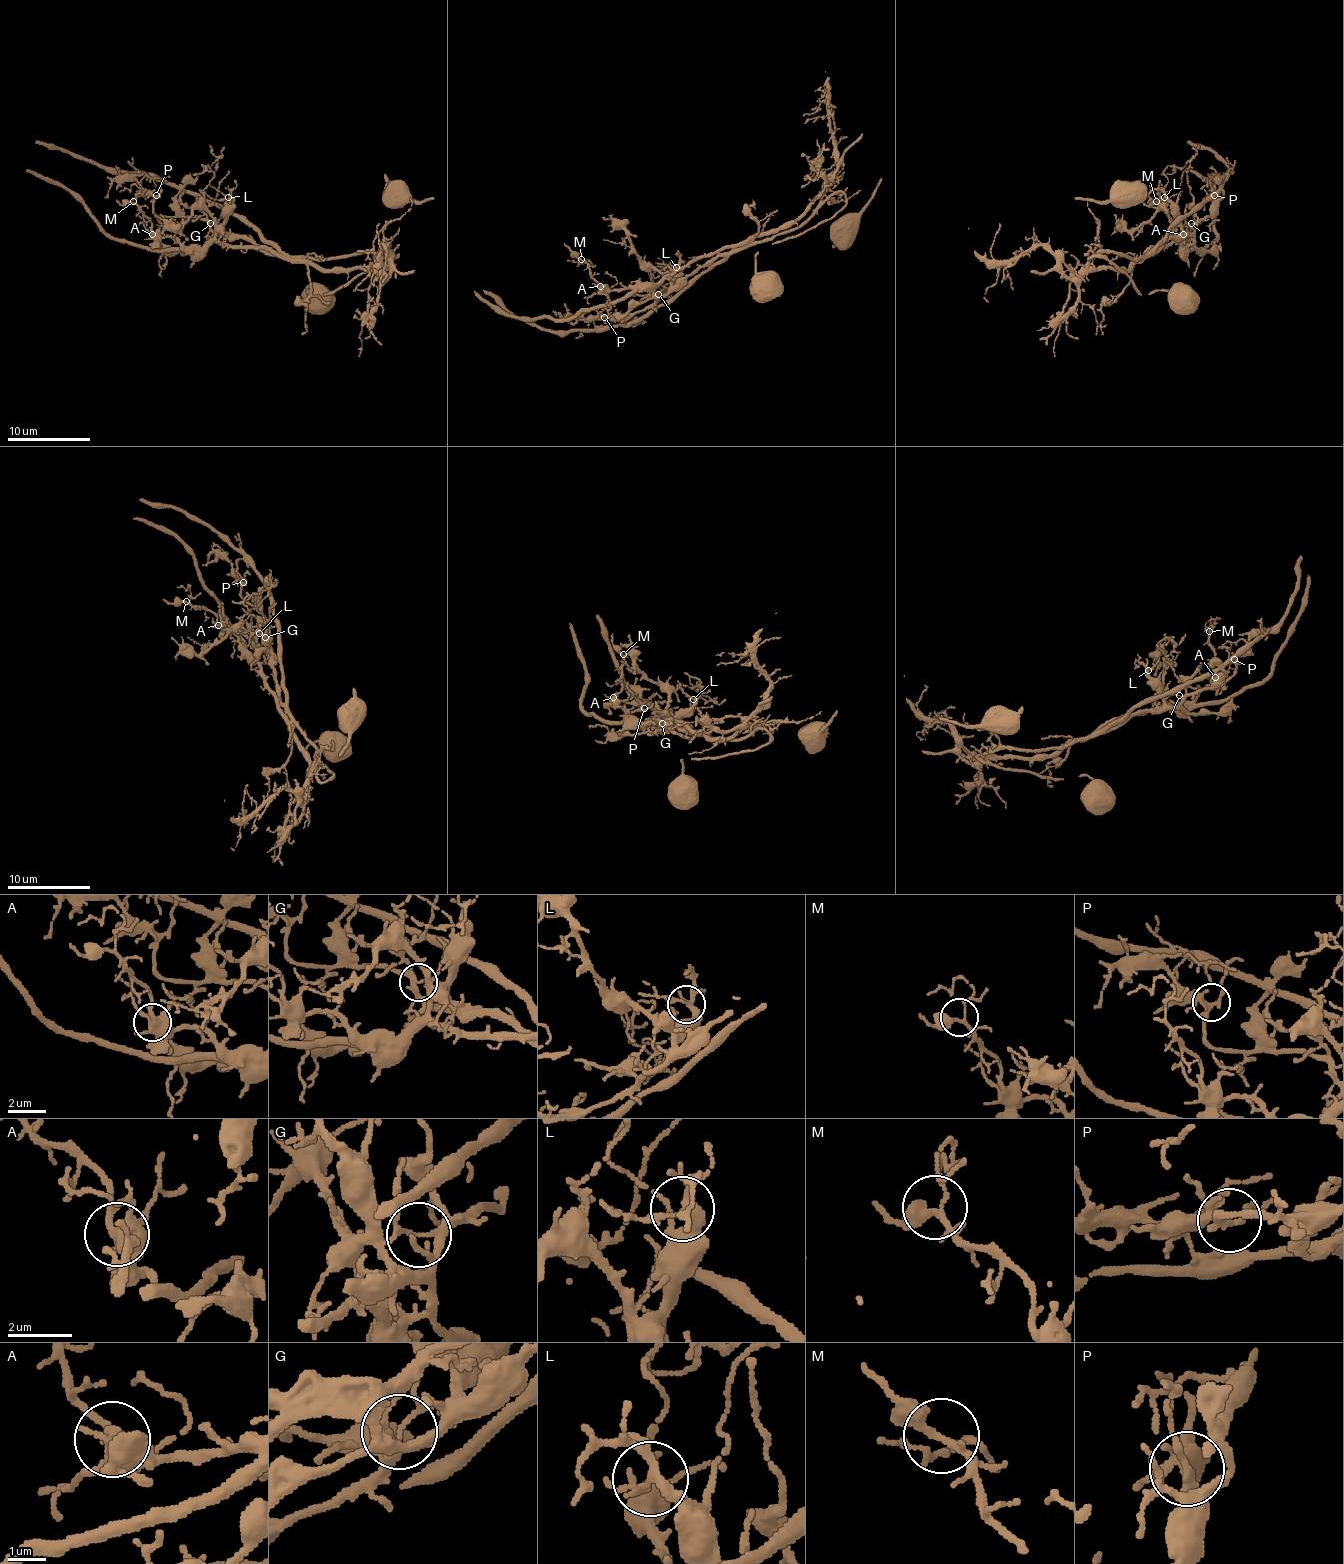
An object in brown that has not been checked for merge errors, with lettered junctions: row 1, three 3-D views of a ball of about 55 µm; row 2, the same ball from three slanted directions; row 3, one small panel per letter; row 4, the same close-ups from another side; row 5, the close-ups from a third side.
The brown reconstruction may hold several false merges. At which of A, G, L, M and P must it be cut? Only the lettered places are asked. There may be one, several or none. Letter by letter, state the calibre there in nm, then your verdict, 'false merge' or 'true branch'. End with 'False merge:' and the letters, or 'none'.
A: 420 nm | true branch
G: 180 nm | false merge
L: 240 nm | true branch
M: 220 nm | true branch
P: 260 nm | true branch
False merge: G

